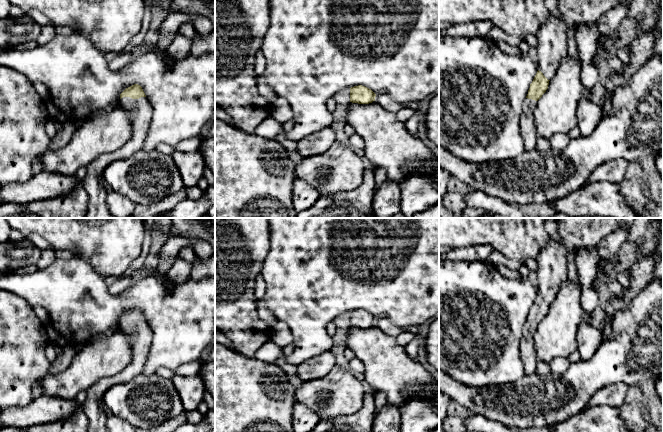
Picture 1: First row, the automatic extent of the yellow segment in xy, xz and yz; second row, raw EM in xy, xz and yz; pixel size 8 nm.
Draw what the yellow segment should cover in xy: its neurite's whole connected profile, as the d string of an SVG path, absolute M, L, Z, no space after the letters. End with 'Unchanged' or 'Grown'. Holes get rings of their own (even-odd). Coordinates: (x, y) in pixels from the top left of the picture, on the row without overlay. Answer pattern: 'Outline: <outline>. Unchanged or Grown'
Outline: M134 308L120 318L120 329L128 336L131 343L131 361L118 374L104 377L87 390L87 398L83 403L89 425L87 432L108 432L107 419L101 403L105 392L112 386L126 383L143 371L153 339L152 330L142 311Z. Grown

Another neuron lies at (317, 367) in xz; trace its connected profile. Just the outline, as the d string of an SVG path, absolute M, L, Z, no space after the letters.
M331 351L324 352L298 366L298 376L302 381L319 379L324 377L335 366L335 355Z

